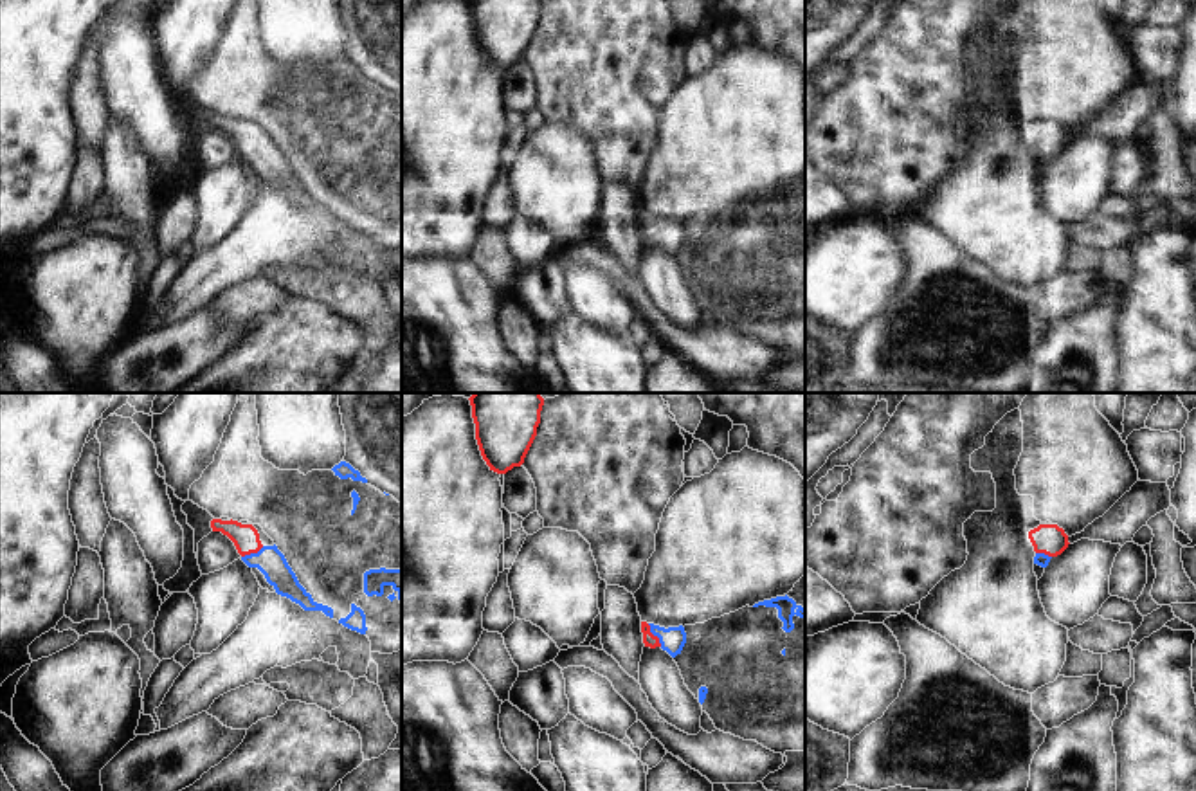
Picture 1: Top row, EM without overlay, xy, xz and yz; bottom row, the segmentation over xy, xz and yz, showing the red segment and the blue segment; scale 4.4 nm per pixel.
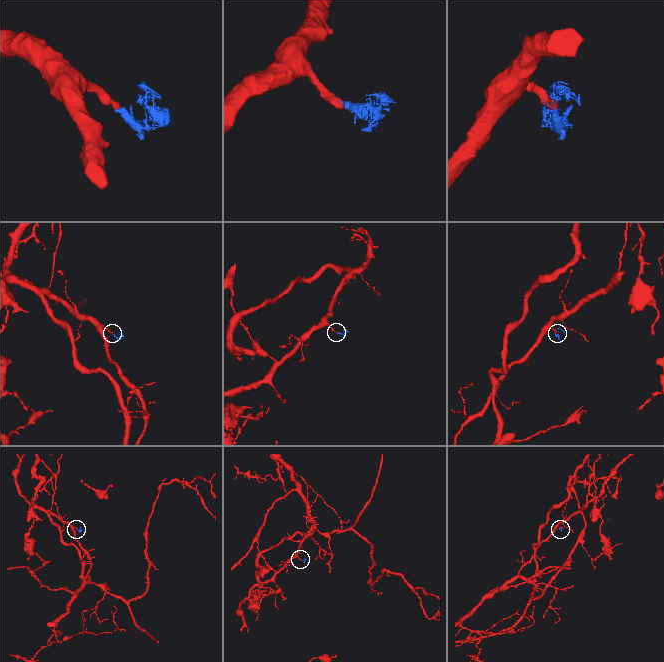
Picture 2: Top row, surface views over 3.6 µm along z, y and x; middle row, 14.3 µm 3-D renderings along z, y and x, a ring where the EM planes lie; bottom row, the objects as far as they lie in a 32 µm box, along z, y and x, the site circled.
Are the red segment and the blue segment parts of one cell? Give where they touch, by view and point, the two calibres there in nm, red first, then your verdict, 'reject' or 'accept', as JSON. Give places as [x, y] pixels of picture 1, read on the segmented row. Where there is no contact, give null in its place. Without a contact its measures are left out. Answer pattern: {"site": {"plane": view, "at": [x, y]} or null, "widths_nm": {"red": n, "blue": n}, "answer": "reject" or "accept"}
{"site": {"plane": "xz", "at": [652, 635]}, "widths_nm": {"red": 60, "blue": 120}, "answer": "accept"}

